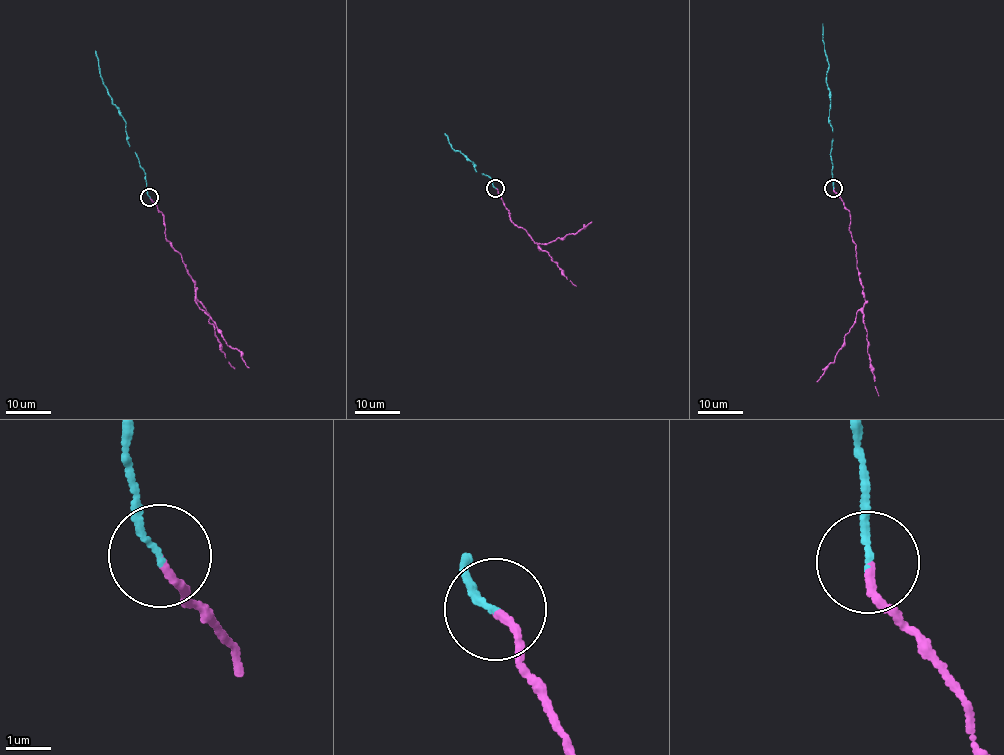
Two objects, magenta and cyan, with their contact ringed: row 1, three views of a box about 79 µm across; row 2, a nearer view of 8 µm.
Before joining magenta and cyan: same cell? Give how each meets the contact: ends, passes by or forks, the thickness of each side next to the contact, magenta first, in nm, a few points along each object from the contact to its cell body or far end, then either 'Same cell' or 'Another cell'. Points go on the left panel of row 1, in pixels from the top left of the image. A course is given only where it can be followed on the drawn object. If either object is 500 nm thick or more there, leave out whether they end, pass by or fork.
At the ring magenta ends. At the ring cyan ends. Thickness 180 nm (magenta) against 130 nm. Course of magenta: (149, 197), (163, 216), (165, 237), (181, 256), (194, 282), (196, 304), (248, 367). Course of cyan: (149, 197), (144, 170), (127, 141), (125, 121), (100, 75), (95, 51). Same cell

